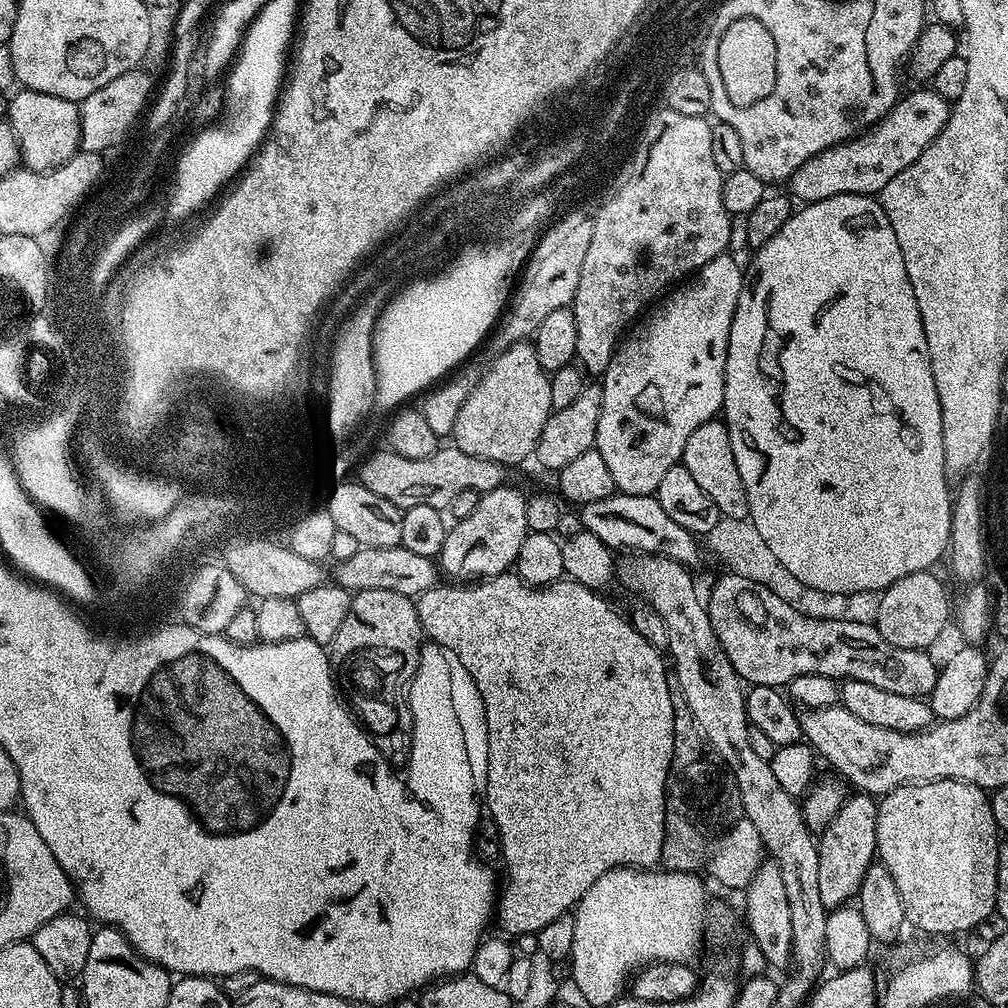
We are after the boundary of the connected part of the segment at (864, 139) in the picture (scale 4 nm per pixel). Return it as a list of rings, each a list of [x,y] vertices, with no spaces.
[[[920,86],[917,88],[920,88],[917,92],[912,92],[909,96],[907,93],[898,100],[896,107],[888,112],[875,127],[869,128],[867,132],[861,133],[854,140],[848,140],[845,144],[836,144],[835,147],[828,148],[822,154],[807,160],[786,182],[791,199],[793,201],[800,200],[801,205],[806,205],[842,195],[875,197],[886,186],[886,182],[890,182],[890,178],[902,174],[902,170],[906,170],[906,166],[918,162],[922,150],[926,150],[926,146],[930,146],[930,142],[934,142],[934,138],[938,138],[938,134],[942,134],[948,121],[950,104],[937,92],[933,92],[931,87]]]

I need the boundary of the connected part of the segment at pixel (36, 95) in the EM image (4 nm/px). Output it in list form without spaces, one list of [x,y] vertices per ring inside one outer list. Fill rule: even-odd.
[[[29,88],[7,101],[6,119],[14,130],[23,167],[31,172],[48,172],[67,162],[80,147],[80,105],[75,100],[42,94]]]

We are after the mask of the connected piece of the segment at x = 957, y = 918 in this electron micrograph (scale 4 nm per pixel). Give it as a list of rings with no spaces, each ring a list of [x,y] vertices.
[[[939,780],[922,786],[902,786],[879,801],[876,810],[876,851],[879,863],[890,870],[902,897],[904,919],[928,936],[956,936],[976,928],[996,910],[998,850],[1002,843],[996,831],[990,796],[976,784]]]

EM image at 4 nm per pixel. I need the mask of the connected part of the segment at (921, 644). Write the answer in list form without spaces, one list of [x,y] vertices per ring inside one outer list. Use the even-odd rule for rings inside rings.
[[[932,570],[906,574],[906,578],[898,578],[898,582],[880,593],[881,606],[875,626],[886,642],[896,648],[928,650],[943,634],[944,627],[950,624],[950,608],[948,612],[948,592],[936,574]]]

